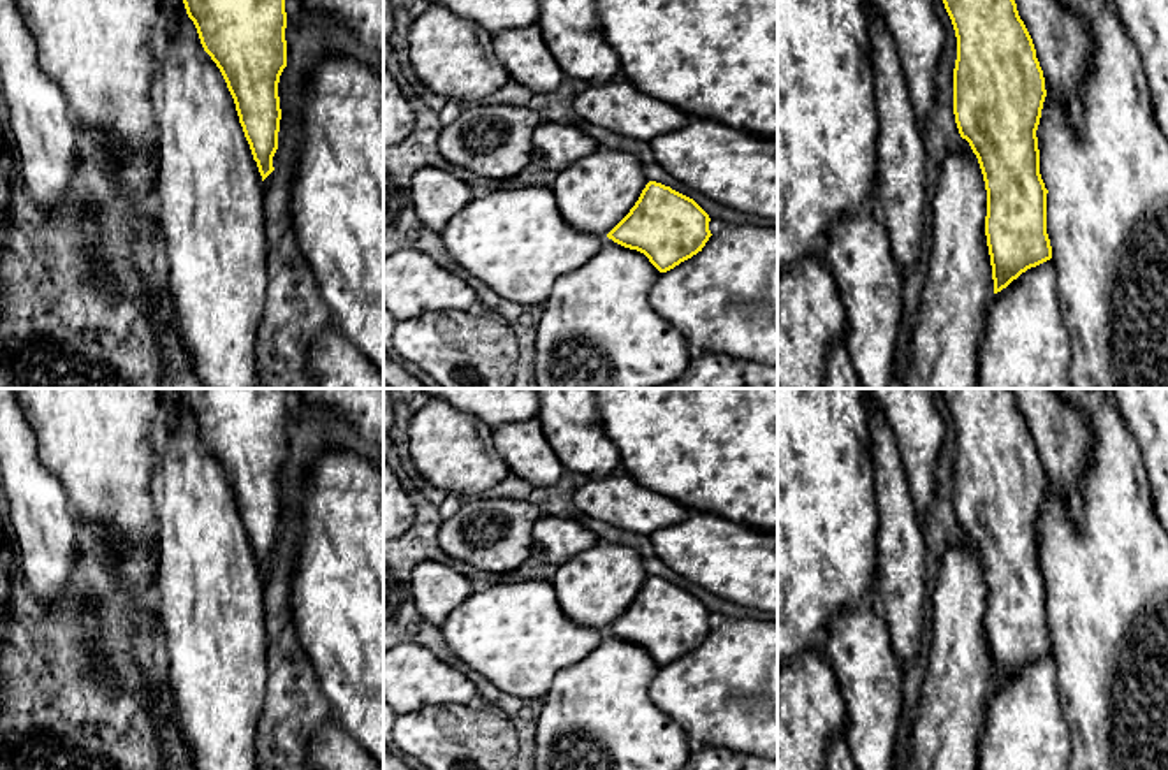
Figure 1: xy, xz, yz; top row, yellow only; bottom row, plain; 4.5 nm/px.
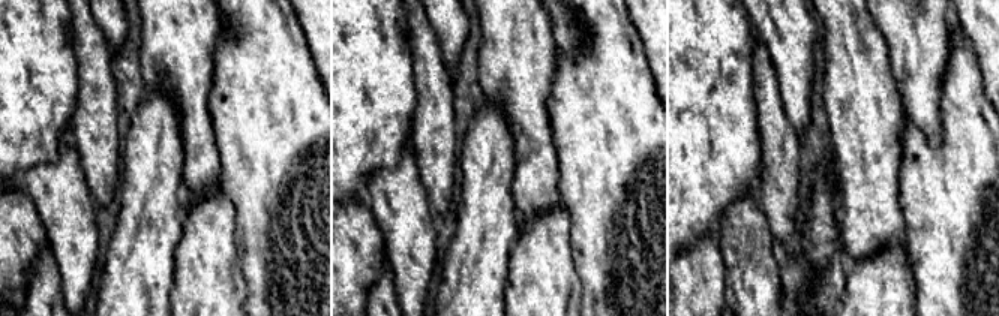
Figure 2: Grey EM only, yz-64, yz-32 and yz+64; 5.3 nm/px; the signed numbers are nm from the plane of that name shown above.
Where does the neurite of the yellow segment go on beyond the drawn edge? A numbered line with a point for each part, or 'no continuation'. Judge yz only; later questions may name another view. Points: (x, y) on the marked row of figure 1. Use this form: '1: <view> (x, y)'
no continuation

